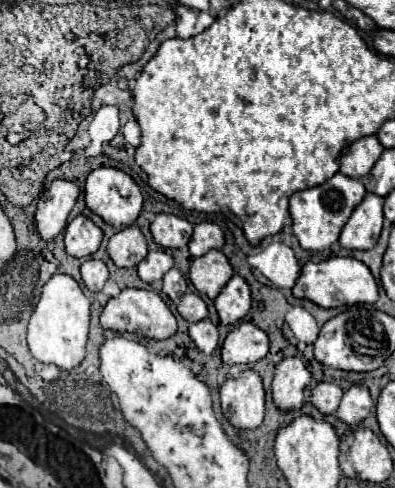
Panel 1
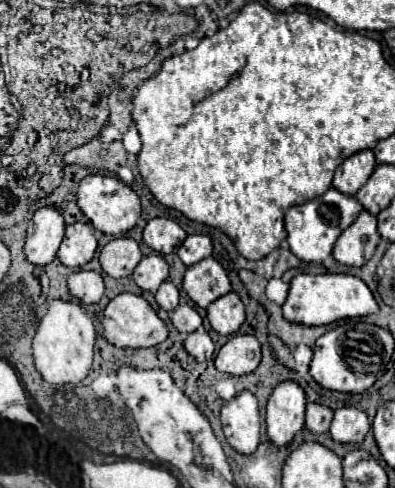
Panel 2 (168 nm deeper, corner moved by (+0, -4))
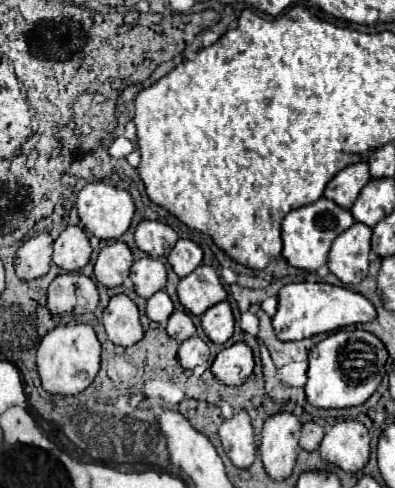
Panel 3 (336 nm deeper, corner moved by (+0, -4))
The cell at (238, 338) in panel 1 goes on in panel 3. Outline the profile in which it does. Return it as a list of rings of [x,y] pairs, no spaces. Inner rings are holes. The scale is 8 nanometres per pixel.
[[[246,342],[226,346],[214,360],[212,372],[216,380],[228,386],[240,386],[254,370],[254,354]]]

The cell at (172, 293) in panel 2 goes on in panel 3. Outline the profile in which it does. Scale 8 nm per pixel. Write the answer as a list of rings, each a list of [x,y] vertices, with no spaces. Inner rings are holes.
[[[160,290],[160,292],[156,292],[154,296],[148,298],[146,314],[148,314],[150,320],[164,324],[170,318],[172,312],[174,312],[174,304],[172,304],[172,300],[170,300],[166,290]]]

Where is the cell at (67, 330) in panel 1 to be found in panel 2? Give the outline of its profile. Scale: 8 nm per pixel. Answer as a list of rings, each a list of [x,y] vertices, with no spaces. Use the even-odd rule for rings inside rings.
[[[54,300],[48,306],[46,316],[40,320],[36,336],[32,340],[36,370],[48,384],[78,384],[92,368],[96,330],[92,320],[76,302]]]

